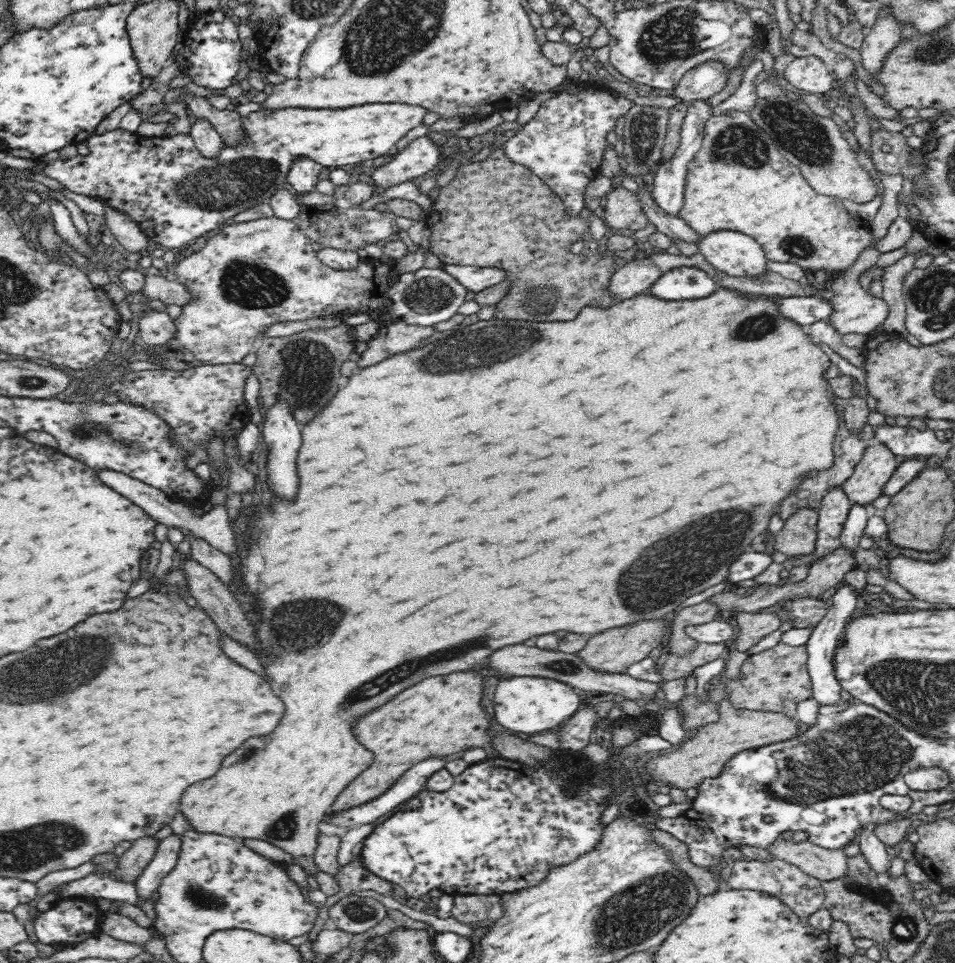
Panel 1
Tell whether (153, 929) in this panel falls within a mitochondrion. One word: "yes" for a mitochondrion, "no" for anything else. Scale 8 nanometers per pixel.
no

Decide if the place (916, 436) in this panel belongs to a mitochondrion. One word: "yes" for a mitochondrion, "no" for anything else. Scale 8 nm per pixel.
no

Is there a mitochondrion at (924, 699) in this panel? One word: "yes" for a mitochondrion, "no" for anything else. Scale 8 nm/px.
yes

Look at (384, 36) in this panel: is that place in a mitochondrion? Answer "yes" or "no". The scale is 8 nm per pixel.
yes

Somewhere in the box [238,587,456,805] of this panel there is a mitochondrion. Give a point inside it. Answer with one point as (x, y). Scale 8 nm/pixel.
(298, 628)

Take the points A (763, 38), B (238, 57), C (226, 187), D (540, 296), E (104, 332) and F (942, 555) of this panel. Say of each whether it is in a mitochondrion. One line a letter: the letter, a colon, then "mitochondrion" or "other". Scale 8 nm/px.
A: other
B: other
C: mitochondrion
D: mitochondrion
E: other
F: other

